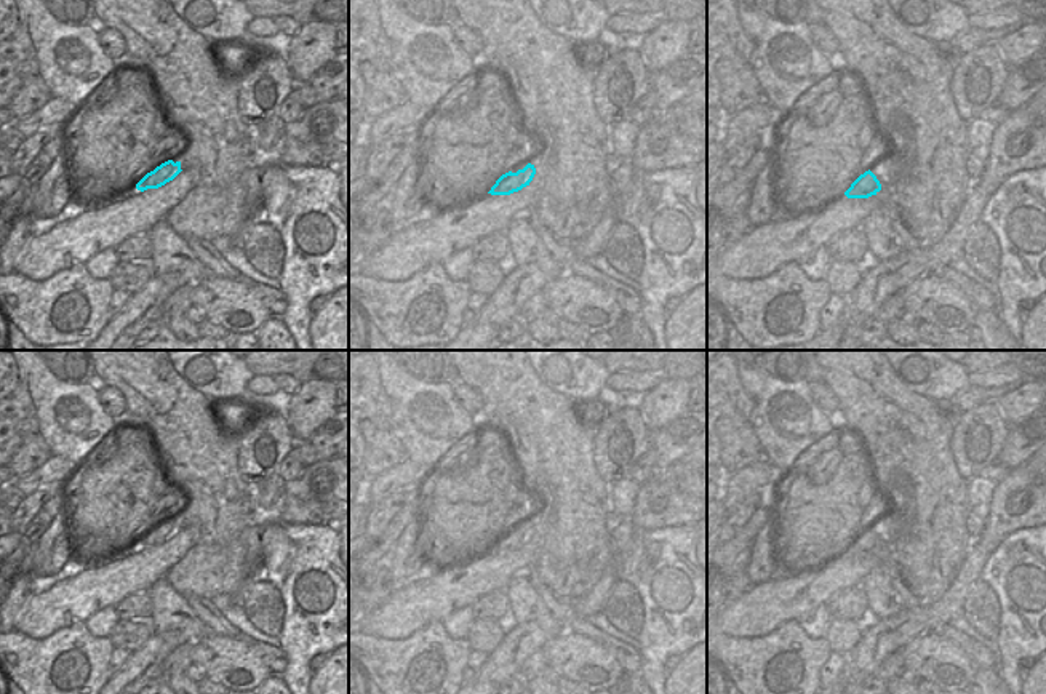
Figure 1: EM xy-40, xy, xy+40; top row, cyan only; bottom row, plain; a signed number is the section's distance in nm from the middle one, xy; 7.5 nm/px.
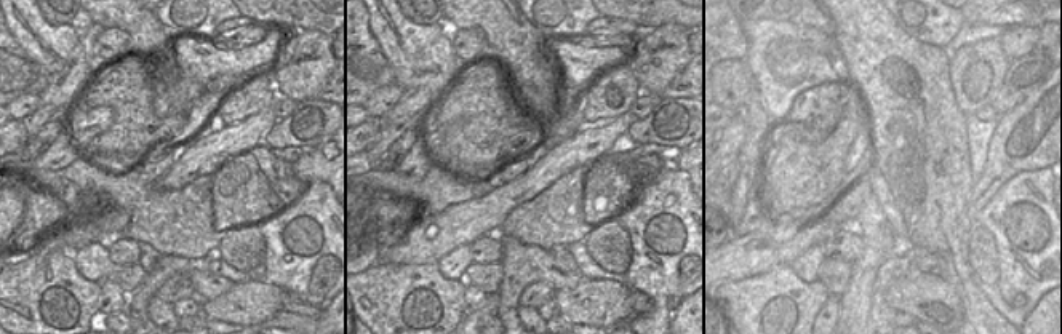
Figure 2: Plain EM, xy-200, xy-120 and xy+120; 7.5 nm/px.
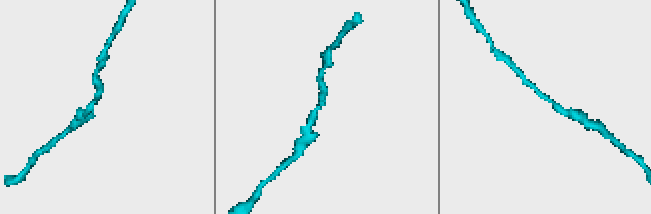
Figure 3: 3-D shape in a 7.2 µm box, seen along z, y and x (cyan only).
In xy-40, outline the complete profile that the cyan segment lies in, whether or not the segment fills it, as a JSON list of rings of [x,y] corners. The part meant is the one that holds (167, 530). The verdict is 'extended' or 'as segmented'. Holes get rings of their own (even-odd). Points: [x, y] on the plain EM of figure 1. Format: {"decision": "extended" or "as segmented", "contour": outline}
{"decision": "as segmented", "contour": [[[168,518],[147,531],[138,542],[136,547],[144,550],[147,547],[158,547],[166,540],[173,539],[181,531],[181,520]]]}

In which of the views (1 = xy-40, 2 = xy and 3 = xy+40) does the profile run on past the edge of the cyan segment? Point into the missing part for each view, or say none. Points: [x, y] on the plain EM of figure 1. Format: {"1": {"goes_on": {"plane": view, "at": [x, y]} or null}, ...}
{"1": {"goes_on": null}, "2": {"goes_on": null}, "3": {"goes_on": null}}

